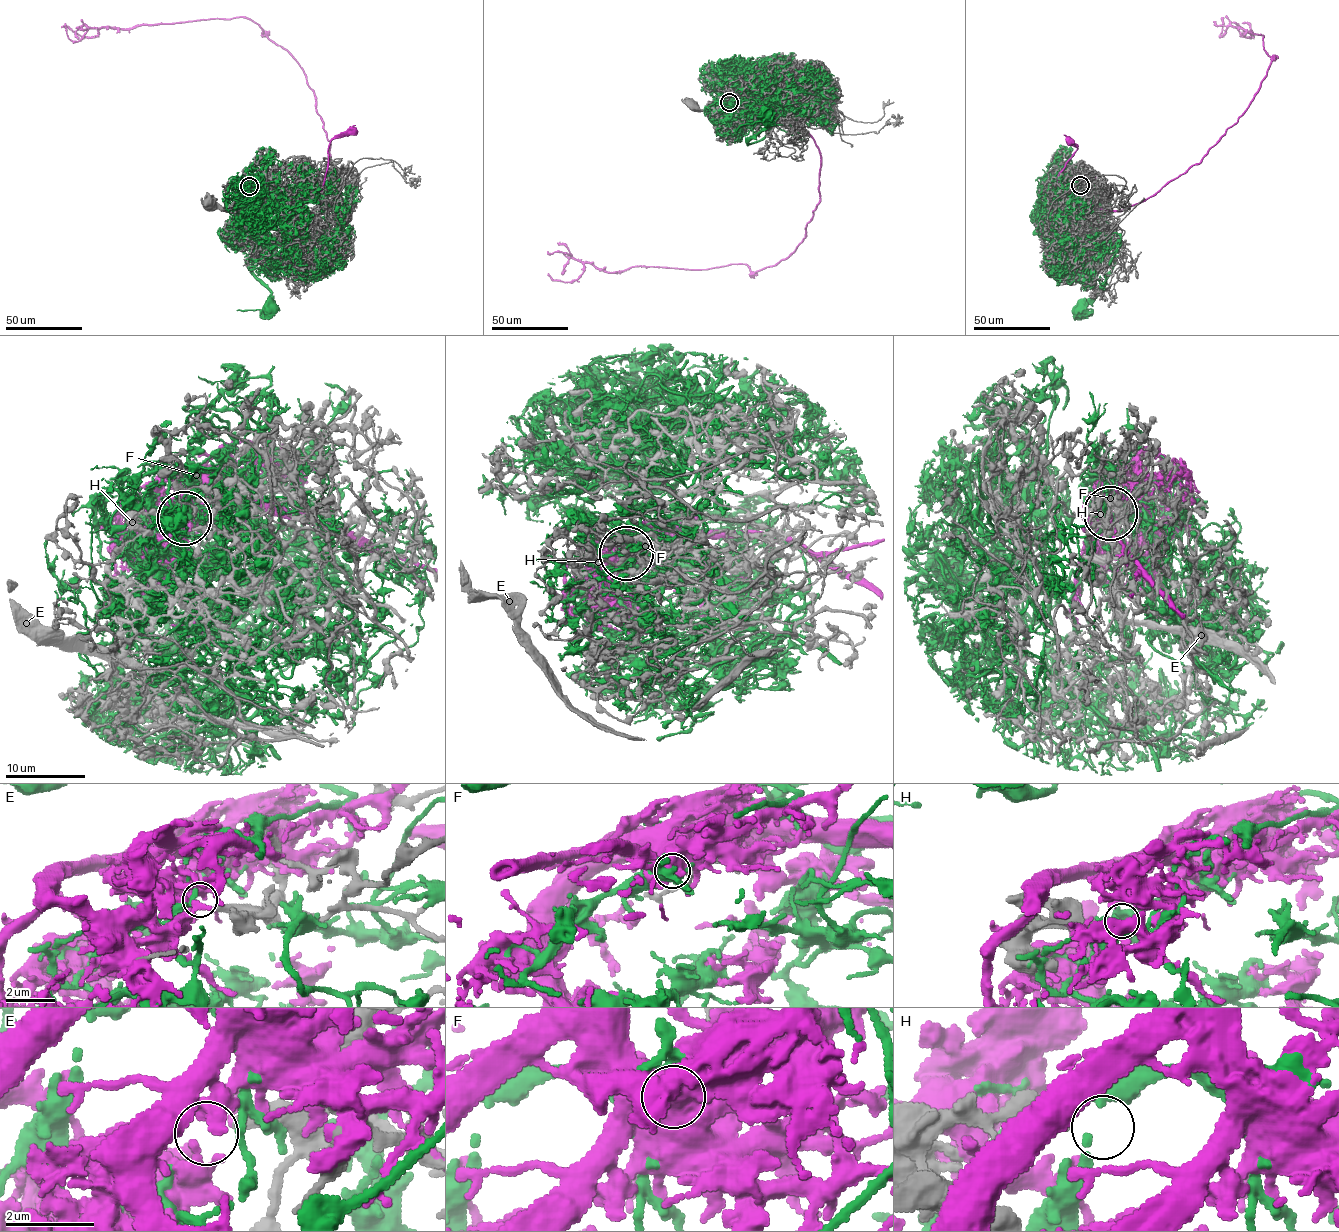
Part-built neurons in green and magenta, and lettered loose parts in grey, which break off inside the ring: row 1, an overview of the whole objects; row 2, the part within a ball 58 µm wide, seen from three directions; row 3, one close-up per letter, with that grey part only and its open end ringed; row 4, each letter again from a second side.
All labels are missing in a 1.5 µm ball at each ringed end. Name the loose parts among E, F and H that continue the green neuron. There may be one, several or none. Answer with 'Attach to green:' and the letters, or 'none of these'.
Attach to green: F

